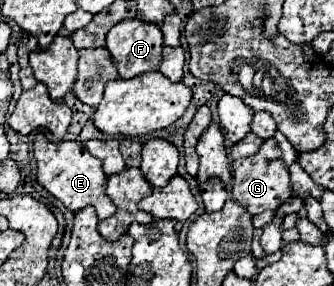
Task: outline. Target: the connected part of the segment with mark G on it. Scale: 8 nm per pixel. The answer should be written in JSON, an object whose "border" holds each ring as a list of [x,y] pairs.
{"border":[[[275,138],[265,140],[257,154],[247,156],[247,158],[239,158],[233,162],[231,196],[235,202],[243,204],[252,215],[259,214],[266,209],[276,210],[281,202],[285,202],[291,196],[289,172],[281,160],[281,150],[279,150]]]}

